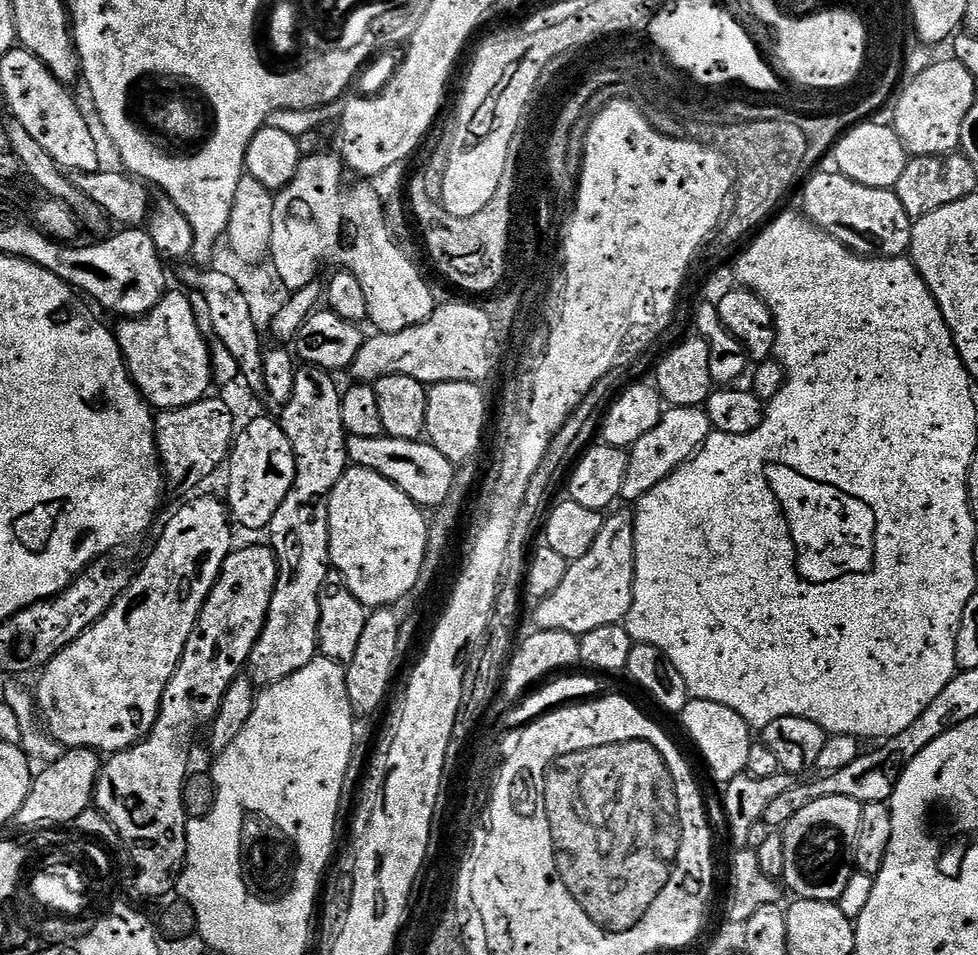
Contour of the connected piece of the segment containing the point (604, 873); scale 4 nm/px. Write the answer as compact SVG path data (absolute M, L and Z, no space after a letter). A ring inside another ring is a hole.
M632 740L630 742L614 742L612 744L612 752L614 754L596 754L596 758L588 766L578 768L574 772L574 782L570 784L572 788L568 788L568 792L564 788L560 800L544 800L546 802L546 818L550 822L550 834L556 847L556 870L559 872L566 890L570 890L571 895L578 894L578 892L574 893L574 888L570 886L570 882L566 882L568 878L582 878L580 880L580 888L582 890L586 888L586 882L592 882L592 902L588 902L588 906L586 904L580 905L582 910L586 910L589 918L600 928L603 928L605 932L610 932L610 926L620 926L620 924L612 924L612 920L622 920L622 918L624 920L633 920L633 922L630 922L630 928L633 928L639 921L639 918L634 916L634 910L636 912L640 910L643 916L650 910L651 904L658 898L658 894L662 894L662 890L672 878L672 870L676 867L676 859L680 849L680 813L676 806L676 783L673 777L670 777L668 782L662 780L660 782L662 786L658 790L658 784L656 784L654 774L650 772L650 768L648 768L648 776L646 776L646 762L642 762L642 746L650 746L650 742L638 740L638 746L632 746ZM624 910L632 910L632 914L630 914L632 918L624 916Z

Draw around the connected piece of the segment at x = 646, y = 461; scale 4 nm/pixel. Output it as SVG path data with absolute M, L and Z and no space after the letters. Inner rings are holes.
M669 407L661 415L658 426L654 426L654 430L650 430L650 434L642 434L642 438L638 438L638 442L632 445L628 452L626 478L622 482L620 500L635 502L641 500L646 494L650 494L650 490L654 490L654 486L658 486L658 482L662 482L667 476L674 474L674 470L678 470L688 463L700 451L713 431L708 413L703 407Z

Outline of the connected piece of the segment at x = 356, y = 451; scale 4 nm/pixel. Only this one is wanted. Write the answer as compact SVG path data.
M387 434L374 438L349 436L348 459L355 467L369 468L382 474L382 478L394 482L394 486L398 486L398 490L402 490L402 494L409 496L421 509L434 510L439 504L446 502L450 483L450 461L446 454L442 454L442 450L423 439L403 440Z

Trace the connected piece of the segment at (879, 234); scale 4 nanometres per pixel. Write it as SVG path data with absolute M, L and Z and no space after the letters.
M816 172L804 184L803 215L827 236L842 242L858 256L904 256L912 246L913 217L906 214L891 188L862 186L841 172Z

